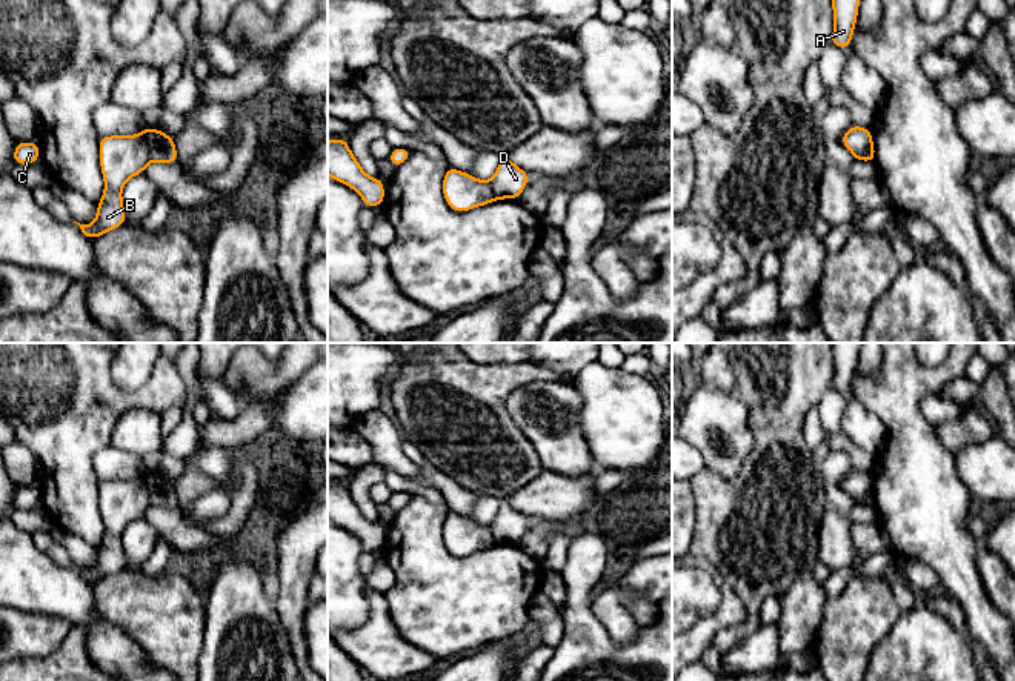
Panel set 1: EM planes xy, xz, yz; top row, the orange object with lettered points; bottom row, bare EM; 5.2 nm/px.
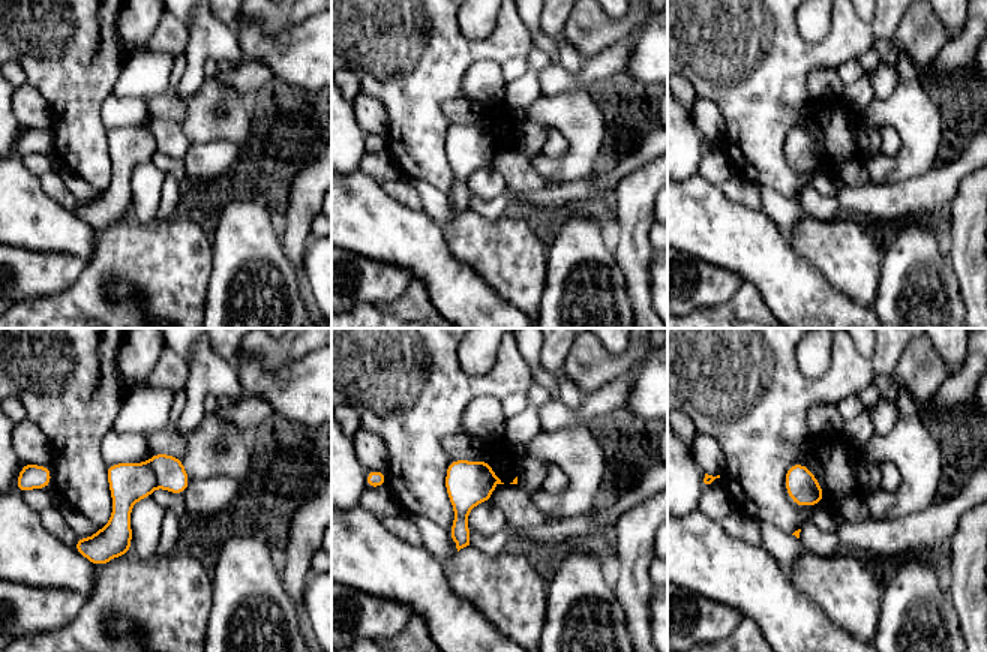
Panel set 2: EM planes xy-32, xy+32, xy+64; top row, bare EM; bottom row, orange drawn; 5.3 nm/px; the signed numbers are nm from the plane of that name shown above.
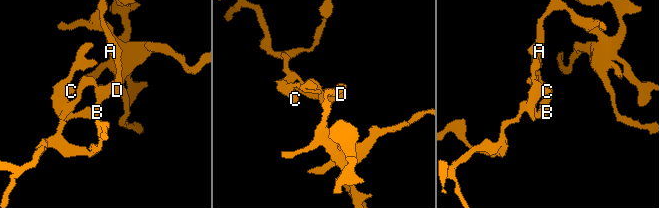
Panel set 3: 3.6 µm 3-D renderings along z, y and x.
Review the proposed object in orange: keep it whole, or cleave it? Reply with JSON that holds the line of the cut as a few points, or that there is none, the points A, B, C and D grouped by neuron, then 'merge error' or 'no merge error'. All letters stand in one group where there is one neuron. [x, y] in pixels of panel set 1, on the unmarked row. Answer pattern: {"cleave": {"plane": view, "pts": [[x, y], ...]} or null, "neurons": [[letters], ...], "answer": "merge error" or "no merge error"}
{"cleave": {"plane": "xy", "pts": [[140, 477], [146, 486], [151, 504]]}, "neurons": [["A", "D"], ["B", "C"]], "answer": "merge error"}

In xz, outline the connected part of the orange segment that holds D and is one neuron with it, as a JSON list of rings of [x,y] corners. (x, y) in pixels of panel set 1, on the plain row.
[[[501,497],[498,503],[498,513],[489,524],[492,536],[497,544],[512,543],[518,544],[529,526],[529,518],[515,510],[508,497]]]

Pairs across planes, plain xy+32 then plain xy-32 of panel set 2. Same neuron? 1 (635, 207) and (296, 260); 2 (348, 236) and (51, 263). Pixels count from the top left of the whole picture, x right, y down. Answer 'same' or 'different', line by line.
1: same
2: different

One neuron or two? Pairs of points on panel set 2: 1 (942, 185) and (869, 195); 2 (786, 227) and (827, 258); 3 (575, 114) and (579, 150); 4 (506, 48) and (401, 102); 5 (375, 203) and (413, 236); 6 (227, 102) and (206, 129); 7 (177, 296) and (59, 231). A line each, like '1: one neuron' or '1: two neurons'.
1: one neuron
2: two neurons
3: one neuron
4: one neuron
5: one neuron
6: one neuron
7: two neurons

